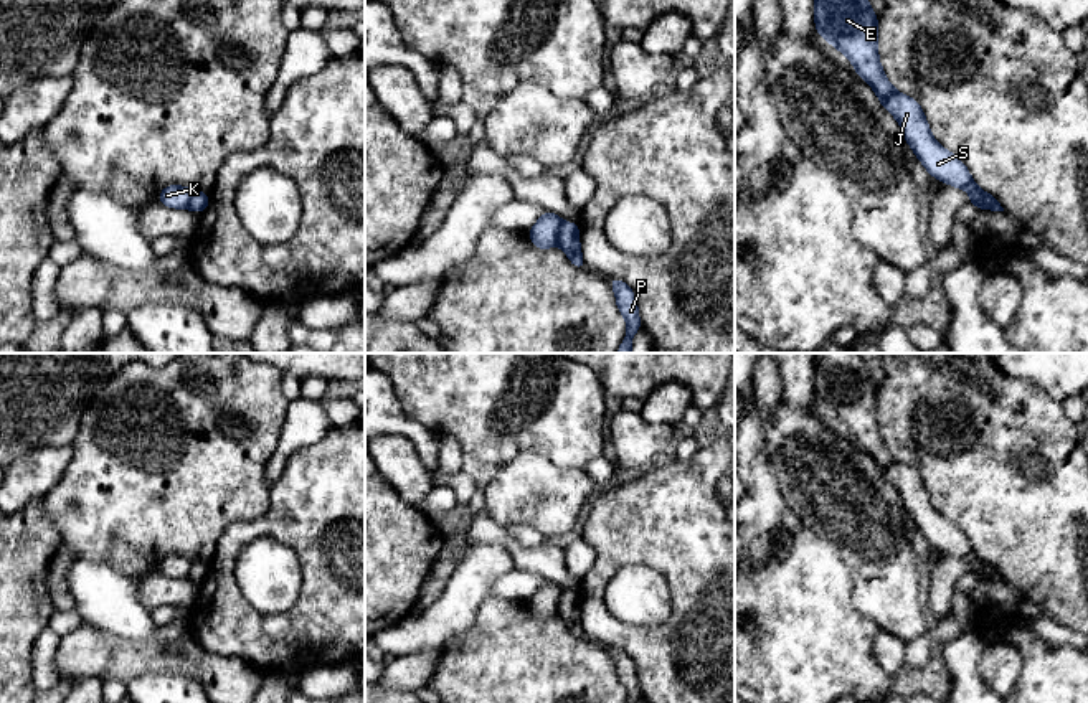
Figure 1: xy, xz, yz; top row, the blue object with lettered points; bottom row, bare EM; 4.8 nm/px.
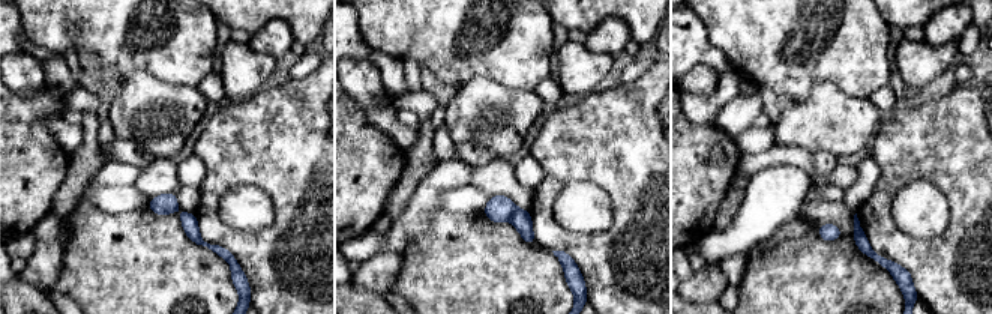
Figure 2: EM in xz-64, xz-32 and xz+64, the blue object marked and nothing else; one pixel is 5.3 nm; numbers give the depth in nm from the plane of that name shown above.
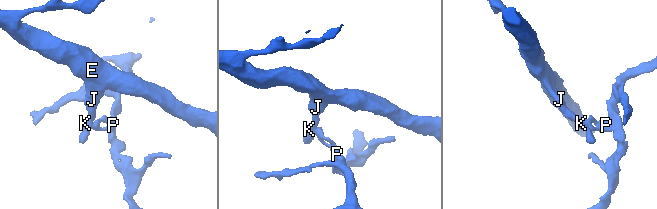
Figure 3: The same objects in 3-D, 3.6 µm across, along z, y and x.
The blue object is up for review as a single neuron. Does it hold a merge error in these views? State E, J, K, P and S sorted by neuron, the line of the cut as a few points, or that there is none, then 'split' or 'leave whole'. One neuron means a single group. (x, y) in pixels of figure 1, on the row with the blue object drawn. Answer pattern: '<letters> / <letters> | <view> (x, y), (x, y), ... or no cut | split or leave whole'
E J K S / P | xz (563, 221), (557, 243) | split

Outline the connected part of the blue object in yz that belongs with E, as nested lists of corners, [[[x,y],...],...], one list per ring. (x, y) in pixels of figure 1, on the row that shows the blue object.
[[[814,0],[814,18],[814,31],[844,53],[859,78],[872,86],[880,104],[898,120],[906,144],[930,177],[964,188],[969,205],[977,205],[984,191],[967,167],[933,139],[918,101],[898,92],[885,78],[878,59],[878,18],[868,0]]]

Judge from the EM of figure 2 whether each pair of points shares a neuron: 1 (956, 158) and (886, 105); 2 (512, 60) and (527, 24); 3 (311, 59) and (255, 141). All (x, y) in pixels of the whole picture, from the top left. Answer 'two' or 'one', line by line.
1: two
2: one
3: two

